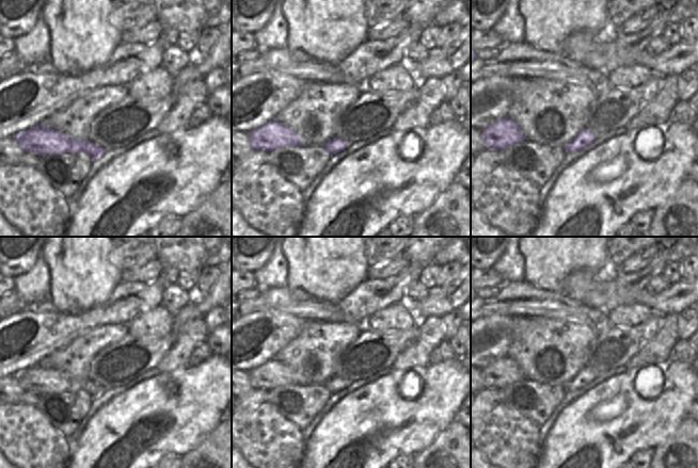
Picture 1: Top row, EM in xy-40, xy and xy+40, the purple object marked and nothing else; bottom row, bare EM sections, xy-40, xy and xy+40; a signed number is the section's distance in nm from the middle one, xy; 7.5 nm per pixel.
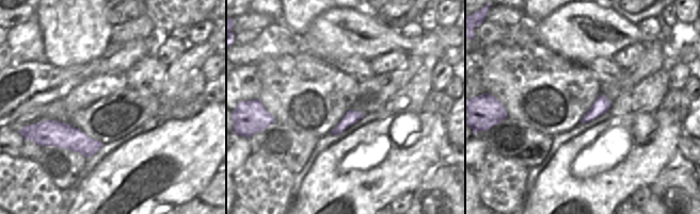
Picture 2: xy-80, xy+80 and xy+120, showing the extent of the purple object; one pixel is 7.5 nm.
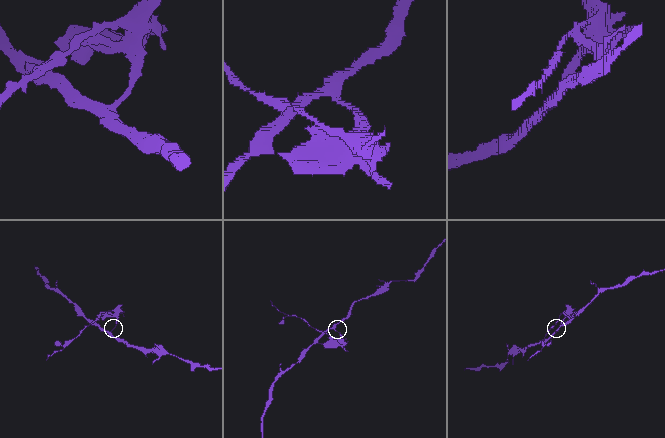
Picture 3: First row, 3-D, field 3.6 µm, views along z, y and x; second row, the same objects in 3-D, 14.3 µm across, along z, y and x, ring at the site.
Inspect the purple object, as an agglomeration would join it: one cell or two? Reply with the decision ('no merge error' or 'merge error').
merge error

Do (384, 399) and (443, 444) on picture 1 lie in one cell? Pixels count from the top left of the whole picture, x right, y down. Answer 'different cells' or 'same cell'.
different cells

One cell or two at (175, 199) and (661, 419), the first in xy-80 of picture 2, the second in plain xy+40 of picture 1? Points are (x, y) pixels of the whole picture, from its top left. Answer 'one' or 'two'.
one

